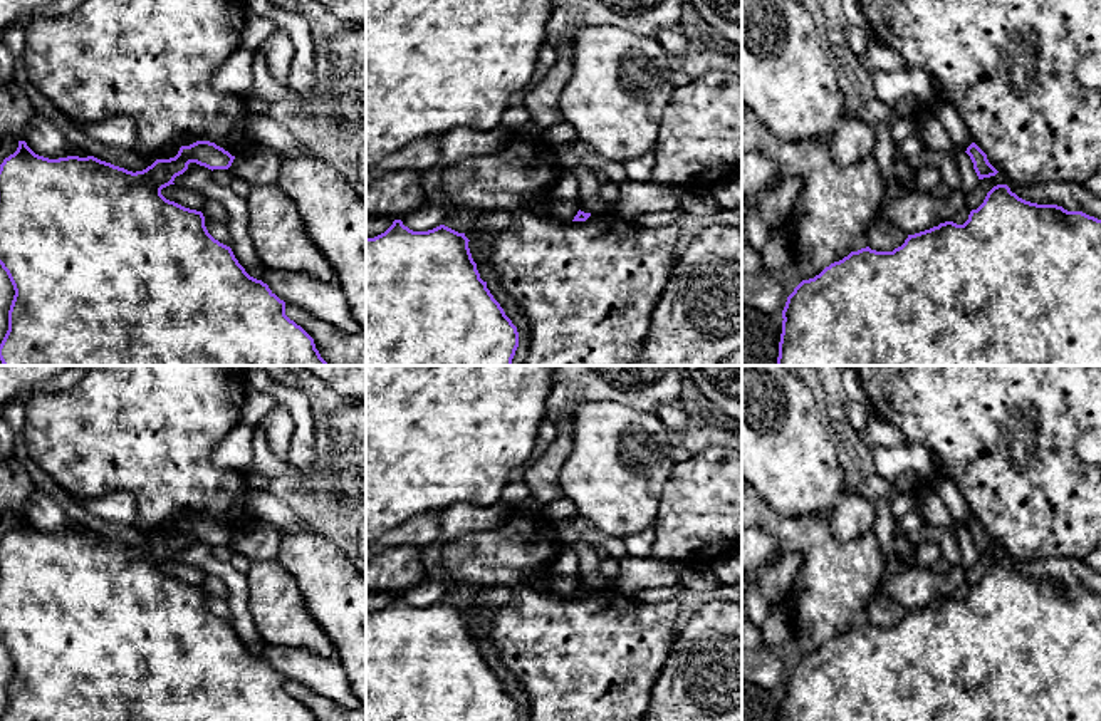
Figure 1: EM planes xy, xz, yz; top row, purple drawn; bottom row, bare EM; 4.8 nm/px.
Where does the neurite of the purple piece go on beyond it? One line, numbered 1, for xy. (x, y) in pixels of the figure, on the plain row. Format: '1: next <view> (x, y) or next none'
1: next none

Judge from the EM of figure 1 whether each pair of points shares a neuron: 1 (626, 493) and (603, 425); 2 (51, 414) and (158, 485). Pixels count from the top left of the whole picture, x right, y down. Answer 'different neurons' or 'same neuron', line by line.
1: same neuron
2: same neuron

